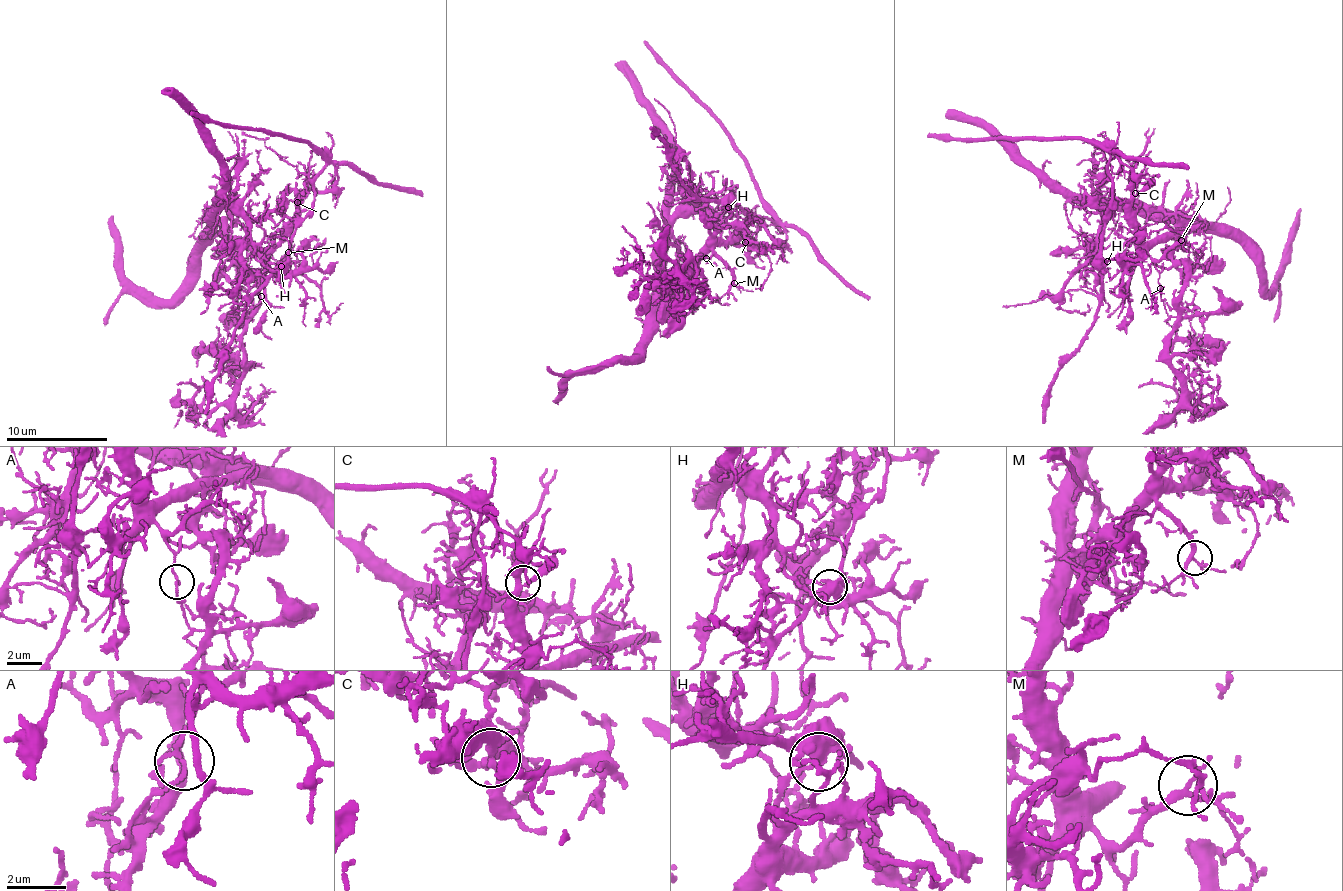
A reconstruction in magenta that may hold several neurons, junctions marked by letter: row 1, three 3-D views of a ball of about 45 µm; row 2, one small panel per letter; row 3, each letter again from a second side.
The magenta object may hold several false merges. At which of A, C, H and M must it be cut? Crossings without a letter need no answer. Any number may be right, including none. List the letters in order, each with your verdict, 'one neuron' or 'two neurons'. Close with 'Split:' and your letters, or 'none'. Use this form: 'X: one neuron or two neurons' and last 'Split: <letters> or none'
A: two neurons
C: one neuron
H: two neurons
M: one neuron
Split: A, H

